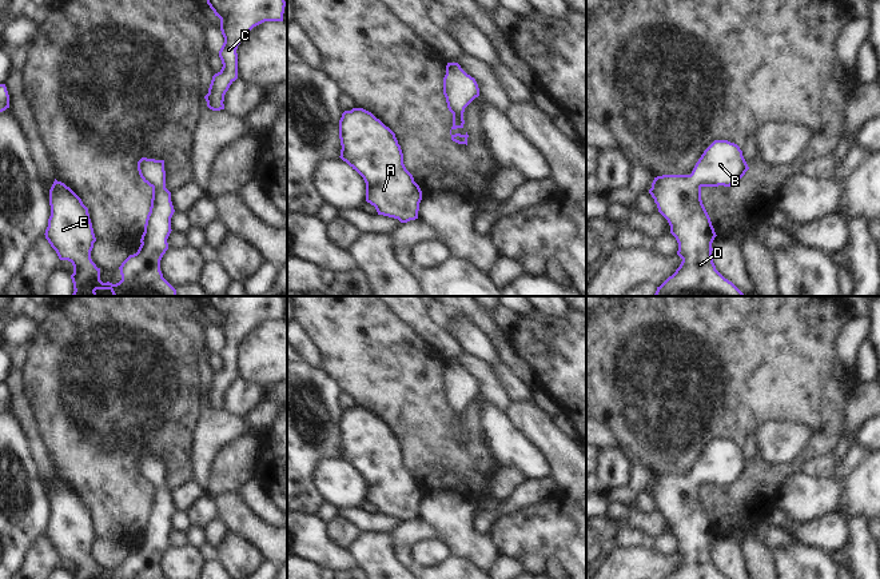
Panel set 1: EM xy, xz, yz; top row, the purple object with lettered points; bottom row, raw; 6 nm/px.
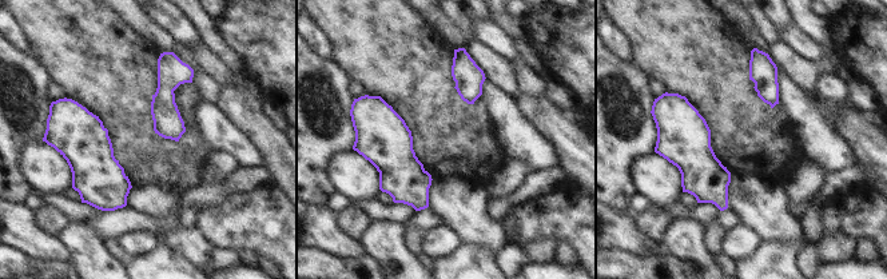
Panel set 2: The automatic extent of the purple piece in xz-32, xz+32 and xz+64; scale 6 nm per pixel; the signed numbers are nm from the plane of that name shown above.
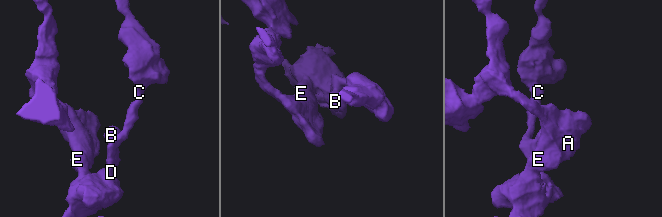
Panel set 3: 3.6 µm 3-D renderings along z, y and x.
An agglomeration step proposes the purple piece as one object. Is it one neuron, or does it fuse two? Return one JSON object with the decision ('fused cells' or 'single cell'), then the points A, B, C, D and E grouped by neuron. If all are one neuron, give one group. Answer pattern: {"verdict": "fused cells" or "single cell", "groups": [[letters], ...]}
{"verdict": "single cell", "groups": [["A", "B", "C", "D", "E"]]}

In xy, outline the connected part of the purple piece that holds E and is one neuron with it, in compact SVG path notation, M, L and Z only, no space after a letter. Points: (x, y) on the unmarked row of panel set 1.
M55 478L49 488L51 515L45 538L60 559L73 564L72 579L100 579L100 567L91 558L96 540L88 507L64 482Z

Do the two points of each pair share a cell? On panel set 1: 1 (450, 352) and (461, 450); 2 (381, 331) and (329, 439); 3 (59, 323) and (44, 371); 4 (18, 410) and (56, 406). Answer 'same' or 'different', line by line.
1: different
2: different
3: same
4: different

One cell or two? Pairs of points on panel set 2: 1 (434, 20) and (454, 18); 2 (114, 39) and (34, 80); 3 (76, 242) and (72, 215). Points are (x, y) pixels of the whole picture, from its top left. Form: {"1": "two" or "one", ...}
{"1": "two", "2": "two", "3": "two"}

